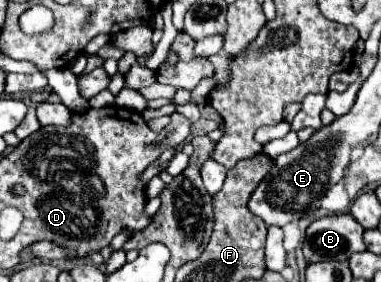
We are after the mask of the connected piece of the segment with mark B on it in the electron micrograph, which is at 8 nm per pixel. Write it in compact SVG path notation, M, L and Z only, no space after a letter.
M351 213L315 219L303 243L305 259L309 263L347 261L353 253L365 251L363 231Z

